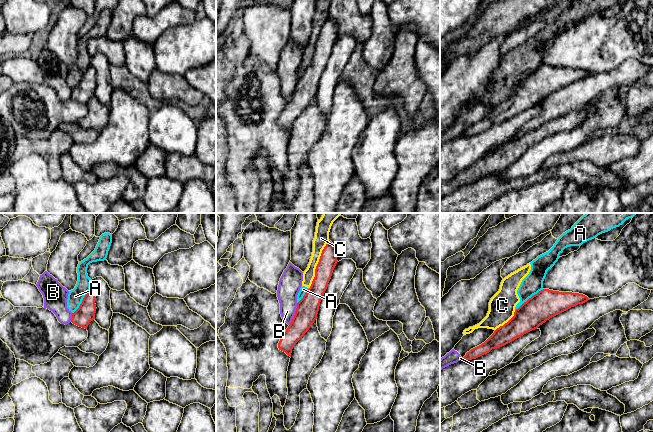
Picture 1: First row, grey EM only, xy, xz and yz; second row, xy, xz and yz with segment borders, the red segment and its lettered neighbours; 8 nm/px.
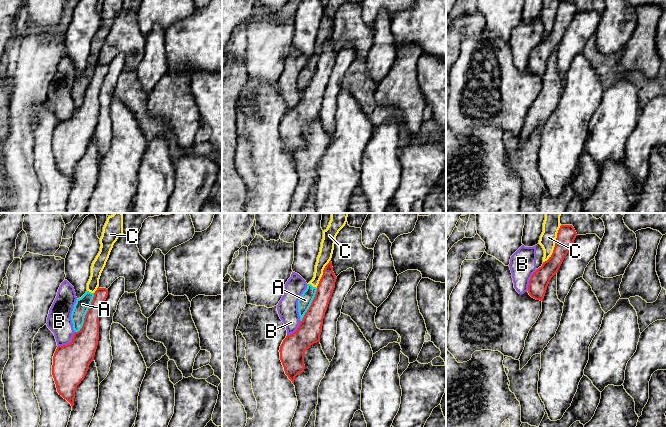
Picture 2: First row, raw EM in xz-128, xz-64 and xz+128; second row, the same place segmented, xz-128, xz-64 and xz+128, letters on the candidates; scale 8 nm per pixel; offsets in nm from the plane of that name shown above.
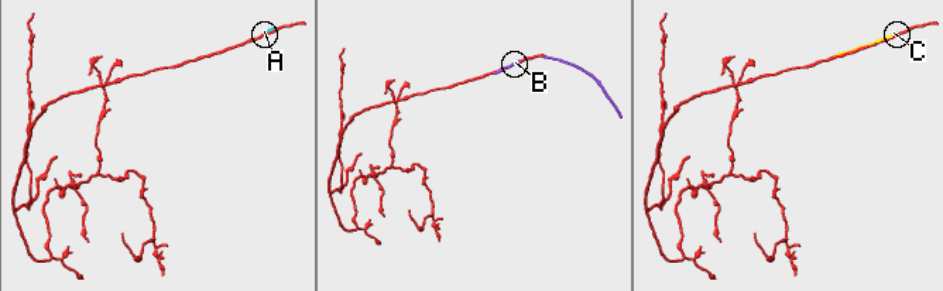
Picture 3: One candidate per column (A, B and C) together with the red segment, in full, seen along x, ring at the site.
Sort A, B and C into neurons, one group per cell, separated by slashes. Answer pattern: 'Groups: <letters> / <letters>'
Groups: A C / B

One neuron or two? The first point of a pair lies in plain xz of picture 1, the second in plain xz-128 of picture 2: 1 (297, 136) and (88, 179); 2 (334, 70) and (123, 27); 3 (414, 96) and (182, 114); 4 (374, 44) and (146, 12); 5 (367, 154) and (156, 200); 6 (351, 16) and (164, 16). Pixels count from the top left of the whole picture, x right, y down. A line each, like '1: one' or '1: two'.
1: one
2: two
3: one
4: two
5: one
6: two

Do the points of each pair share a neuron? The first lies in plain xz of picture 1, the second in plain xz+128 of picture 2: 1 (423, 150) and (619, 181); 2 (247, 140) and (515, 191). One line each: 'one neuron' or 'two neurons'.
1: two neurons
2: two neurons

